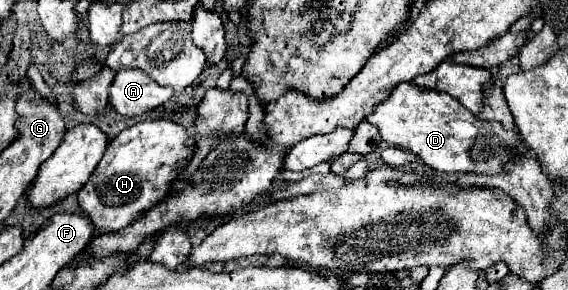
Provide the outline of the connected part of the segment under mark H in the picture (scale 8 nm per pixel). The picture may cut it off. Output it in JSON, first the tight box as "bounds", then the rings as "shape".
{"bounds":[77,119,195,237],"shape":[[[165,119],[137,123],[111,139],[97,169],[77,191],[81,211],[89,215],[95,225],[93,237],[127,227],[141,211],[161,201],[161,197],[169,191],[171,181],[187,165],[193,149],[195,139],[189,137],[181,125]]]}

